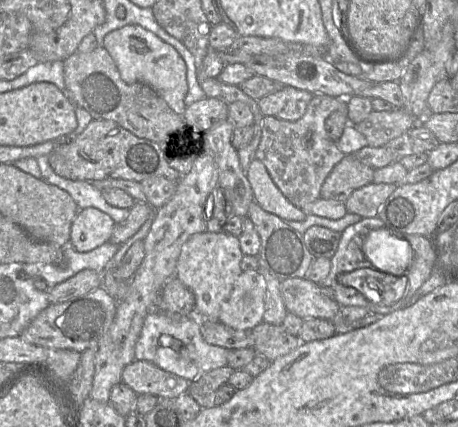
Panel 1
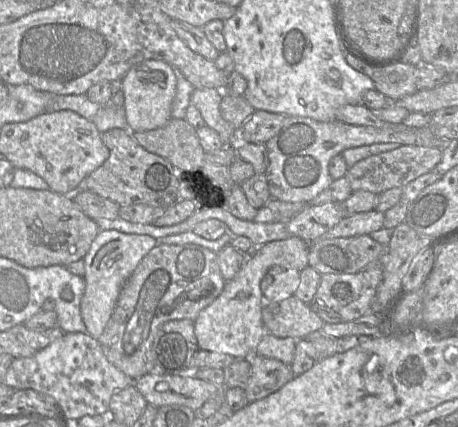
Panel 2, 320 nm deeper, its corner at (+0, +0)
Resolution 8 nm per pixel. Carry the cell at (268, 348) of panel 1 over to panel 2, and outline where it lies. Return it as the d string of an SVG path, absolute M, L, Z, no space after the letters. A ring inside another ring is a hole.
M254 354L250 362L251 376L245 389L249 403L276 392L295 377L291 365L280 360Z

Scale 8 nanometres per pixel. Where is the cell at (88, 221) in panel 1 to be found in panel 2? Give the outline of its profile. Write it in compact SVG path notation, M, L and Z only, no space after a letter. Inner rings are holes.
M100 230L84 256L85 290L80 301L80 314L87 333L96 340L101 336L115 308L119 293L142 258L157 240L149 235L126 234L116 230Z

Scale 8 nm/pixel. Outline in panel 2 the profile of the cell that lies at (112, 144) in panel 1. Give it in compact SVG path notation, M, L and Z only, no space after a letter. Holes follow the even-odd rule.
M128 129L108 130L101 134L101 138L109 150L109 157L84 178L80 189L109 199L119 206L144 204L168 209L184 200L179 196L179 181L171 163L145 150Z

